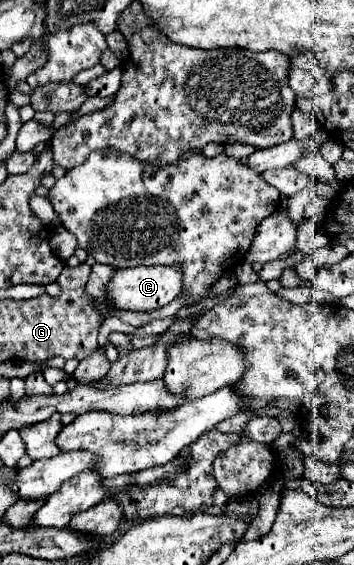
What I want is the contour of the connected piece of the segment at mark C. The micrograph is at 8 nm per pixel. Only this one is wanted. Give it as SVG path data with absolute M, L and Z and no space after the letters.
M135 266L117 270L109 282L107 298L119 310L133 310L133 312L153 312L169 304L181 292L181 268L169 266Z

